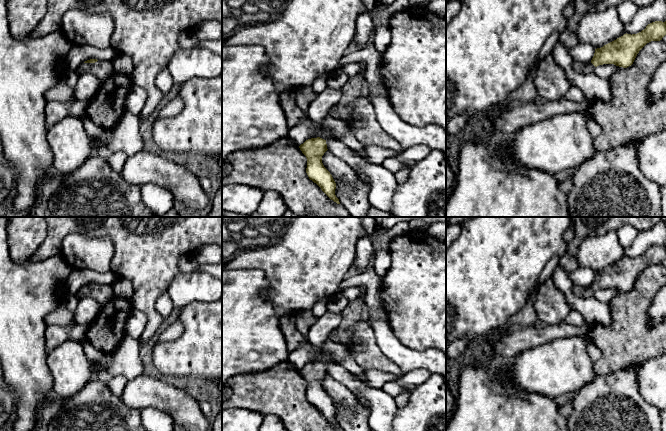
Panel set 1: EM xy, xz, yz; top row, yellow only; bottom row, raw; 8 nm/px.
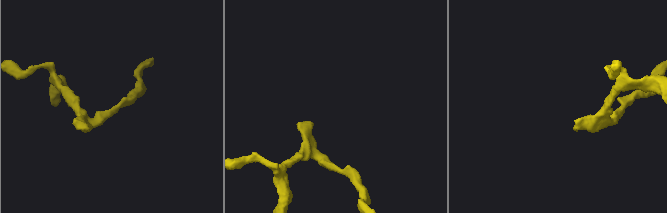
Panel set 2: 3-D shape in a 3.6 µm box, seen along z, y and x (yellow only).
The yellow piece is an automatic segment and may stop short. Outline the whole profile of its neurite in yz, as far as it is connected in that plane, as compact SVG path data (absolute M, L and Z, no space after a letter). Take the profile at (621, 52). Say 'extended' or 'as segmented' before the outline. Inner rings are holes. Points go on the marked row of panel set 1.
extended | M655 21L646 26L644 30L637 34L624 34L616 40L604 45L601 48L595 49L594 56L589 63L576 62L567 49L557 42L551 53L556 64L562 67L572 86L579 88L585 95L586 100L602 101L608 103L612 99L611 86L609 80L603 79L594 73L594 69L603 64L614 64L619 67L627 68L631 66L639 53L639 51L651 41L660 41L666 35L666 21Z

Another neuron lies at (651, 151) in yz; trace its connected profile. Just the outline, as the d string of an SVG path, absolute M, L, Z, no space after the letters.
M666 130L655 133L638 144L642 173L659 186L666 184Z

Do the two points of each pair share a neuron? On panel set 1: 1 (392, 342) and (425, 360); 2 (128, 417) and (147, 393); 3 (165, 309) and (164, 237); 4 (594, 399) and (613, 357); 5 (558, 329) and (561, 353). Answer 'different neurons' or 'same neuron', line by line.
1: same neuron
2: different neurons
3: different neurons
4: different neurons
5: different neurons

